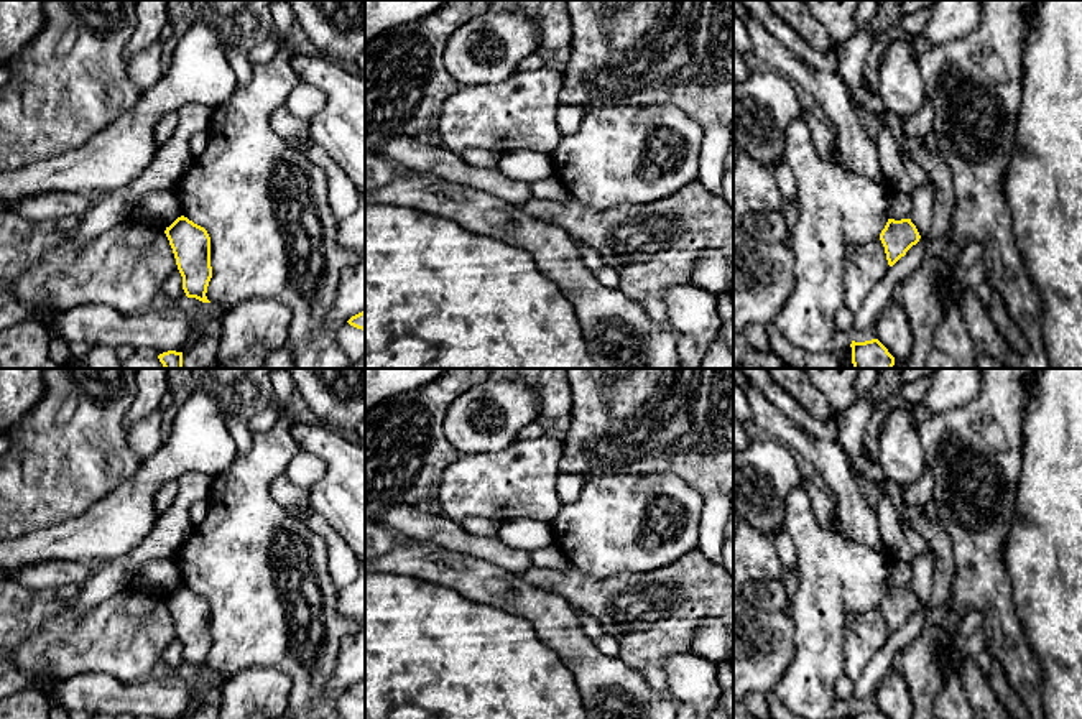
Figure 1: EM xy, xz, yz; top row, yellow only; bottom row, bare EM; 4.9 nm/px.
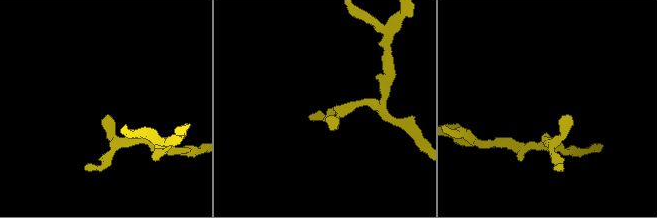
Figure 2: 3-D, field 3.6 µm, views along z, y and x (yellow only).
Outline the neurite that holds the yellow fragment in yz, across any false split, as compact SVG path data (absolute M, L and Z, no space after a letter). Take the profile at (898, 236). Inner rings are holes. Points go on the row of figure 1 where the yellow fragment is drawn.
M888 219L880 234L888 265L893 267L906 252L919 242L921 235L911 219Z

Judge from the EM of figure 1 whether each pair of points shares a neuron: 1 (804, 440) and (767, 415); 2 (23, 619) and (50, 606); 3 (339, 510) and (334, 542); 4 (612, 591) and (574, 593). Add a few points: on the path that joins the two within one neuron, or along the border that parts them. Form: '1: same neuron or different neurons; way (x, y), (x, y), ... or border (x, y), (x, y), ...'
1: same neuron; way (795, 438), (776, 425)
2: same neuron; way (30, 612), (36, 606), (43, 606)
3: different neurons; border (311, 505), (347, 547)
4: same neuron; way (602, 593), (584, 593)

